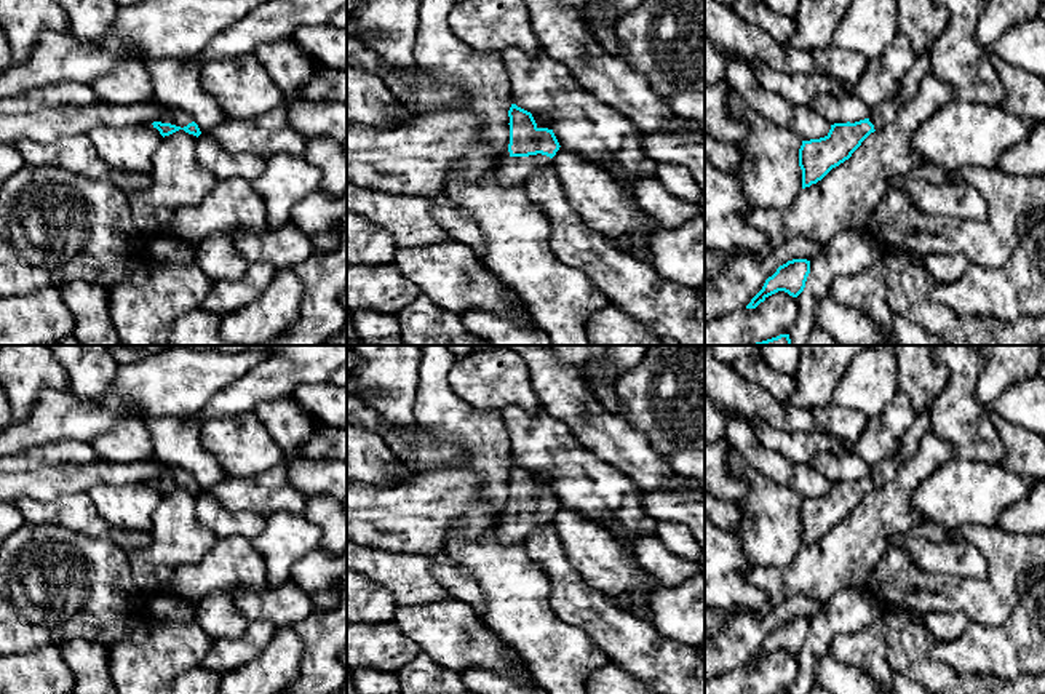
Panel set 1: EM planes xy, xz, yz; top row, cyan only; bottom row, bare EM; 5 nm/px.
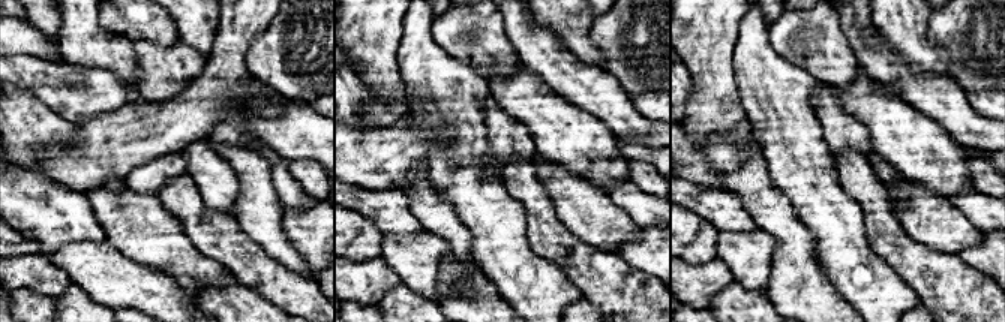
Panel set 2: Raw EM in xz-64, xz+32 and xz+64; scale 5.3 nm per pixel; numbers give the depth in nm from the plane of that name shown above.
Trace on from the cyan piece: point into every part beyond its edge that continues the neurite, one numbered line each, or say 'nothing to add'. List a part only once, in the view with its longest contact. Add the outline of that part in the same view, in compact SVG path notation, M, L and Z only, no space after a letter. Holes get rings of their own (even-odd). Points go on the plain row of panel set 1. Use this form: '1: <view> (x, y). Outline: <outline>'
1: xz (515, 528). Outline: M542 512L529 515L508 515L499 523L495 539L500 544L522 544L534 529L551 521L551 517Z

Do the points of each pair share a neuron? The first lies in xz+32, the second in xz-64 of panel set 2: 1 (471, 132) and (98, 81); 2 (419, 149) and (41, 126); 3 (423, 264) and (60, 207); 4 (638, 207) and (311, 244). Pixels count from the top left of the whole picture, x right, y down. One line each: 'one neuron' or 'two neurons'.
1: two neurons
2: two neurons
3: two neurons
4: two neurons

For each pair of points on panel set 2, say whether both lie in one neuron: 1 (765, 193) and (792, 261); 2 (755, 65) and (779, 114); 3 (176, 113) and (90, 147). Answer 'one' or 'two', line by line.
1: one
2: one
3: one

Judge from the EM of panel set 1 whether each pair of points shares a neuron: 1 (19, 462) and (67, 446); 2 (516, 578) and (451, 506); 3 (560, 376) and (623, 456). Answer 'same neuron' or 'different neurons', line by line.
1: same neuron
2: different neurons
3: same neuron

